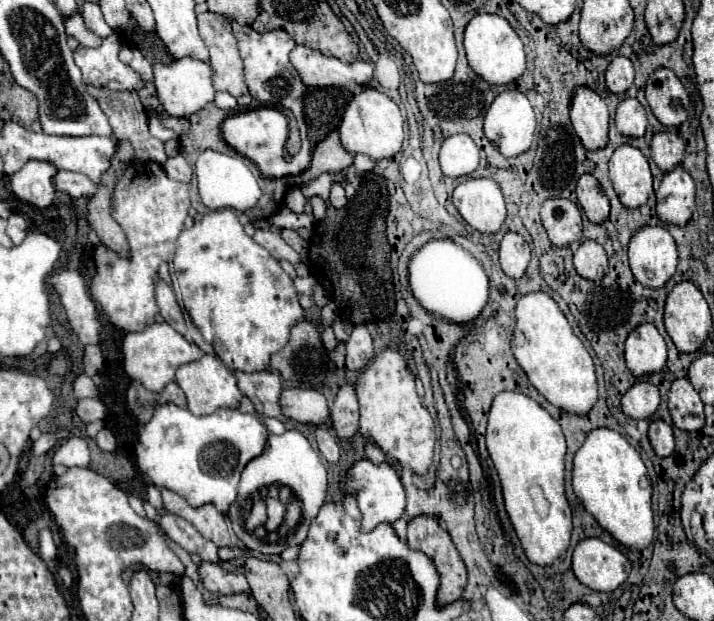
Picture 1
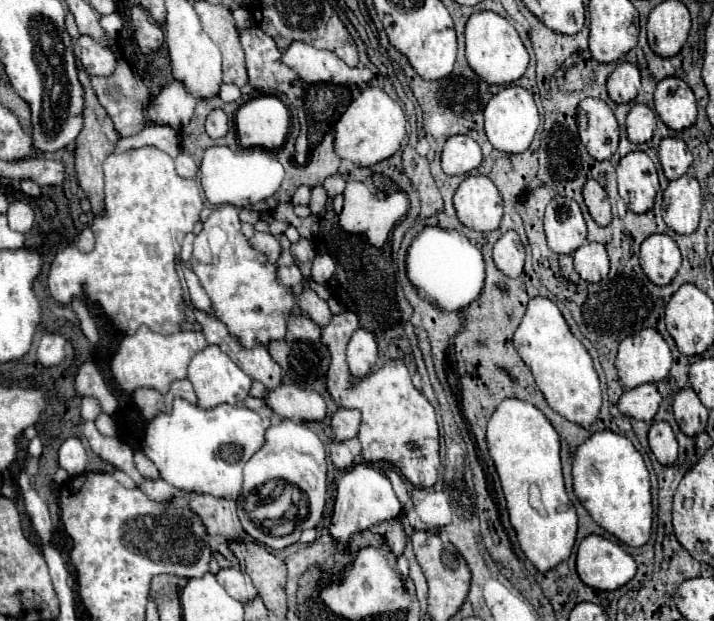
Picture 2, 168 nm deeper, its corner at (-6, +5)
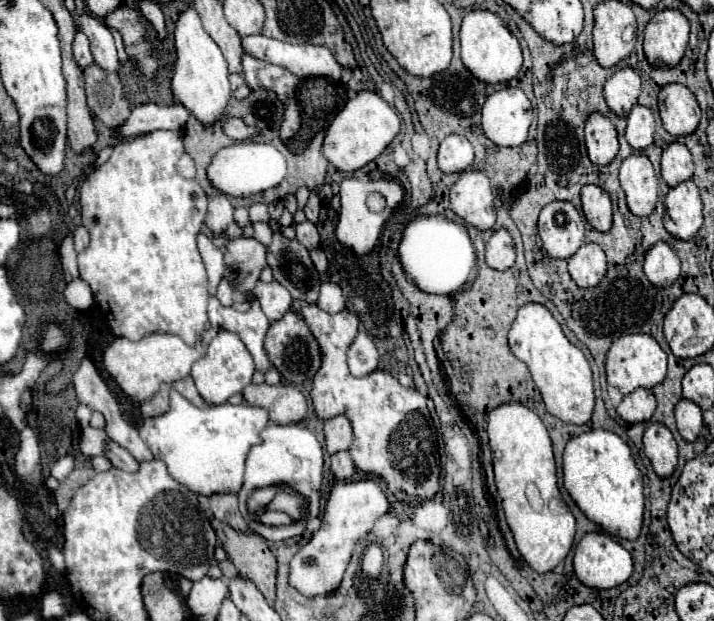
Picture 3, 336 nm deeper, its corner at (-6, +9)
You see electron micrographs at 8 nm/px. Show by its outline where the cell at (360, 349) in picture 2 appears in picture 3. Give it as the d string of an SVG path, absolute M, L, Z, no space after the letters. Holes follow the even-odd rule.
M360 331L348 349L350 373L356 377L364 377L364 375L376 371L378 357L380 355L378 355L374 341L364 331Z

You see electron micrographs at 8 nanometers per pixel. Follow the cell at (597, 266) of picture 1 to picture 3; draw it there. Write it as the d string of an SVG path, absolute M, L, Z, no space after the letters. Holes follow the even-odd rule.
M584 243L570 259L568 271L578 287L596 287L606 275L606 255L600 245Z

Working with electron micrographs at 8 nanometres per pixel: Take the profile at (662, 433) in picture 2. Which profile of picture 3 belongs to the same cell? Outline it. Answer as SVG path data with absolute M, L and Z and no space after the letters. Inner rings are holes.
M650 423L646 427L644 453L660 477L672 475L672 471L676 467L676 459L678 459L678 449L676 449L676 439L672 437L672 433L666 425Z

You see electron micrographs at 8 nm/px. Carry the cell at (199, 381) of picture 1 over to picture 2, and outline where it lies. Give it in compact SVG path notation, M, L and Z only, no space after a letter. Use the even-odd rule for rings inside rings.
M208 345L202 353L198 353L188 367L188 379L194 385L194 391L198 395L198 405L204 409L212 409L216 405L228 403L228 405L240 405L250 391L252 379L226 355L218 345Z

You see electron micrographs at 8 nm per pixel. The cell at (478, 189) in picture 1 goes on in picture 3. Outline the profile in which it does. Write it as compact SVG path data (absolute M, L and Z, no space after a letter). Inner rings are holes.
M464 171L450 191L450 209L478 229L492 229L496 223L494 195L482 171Z

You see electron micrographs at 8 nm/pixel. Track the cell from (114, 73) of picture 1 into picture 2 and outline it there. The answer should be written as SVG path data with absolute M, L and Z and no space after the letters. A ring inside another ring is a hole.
M86 35L78 37L78 41L74 43L74 55L82 61L88 75L110 75L116 67L114 53Z

